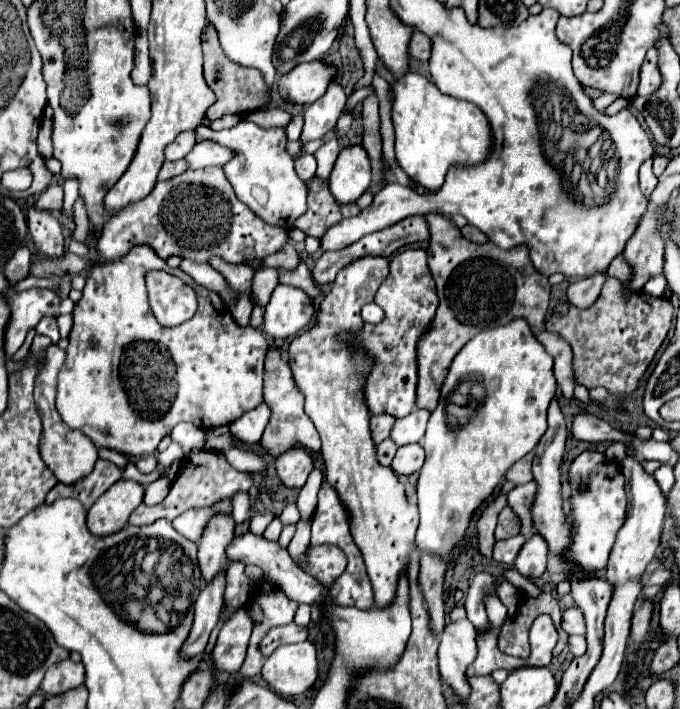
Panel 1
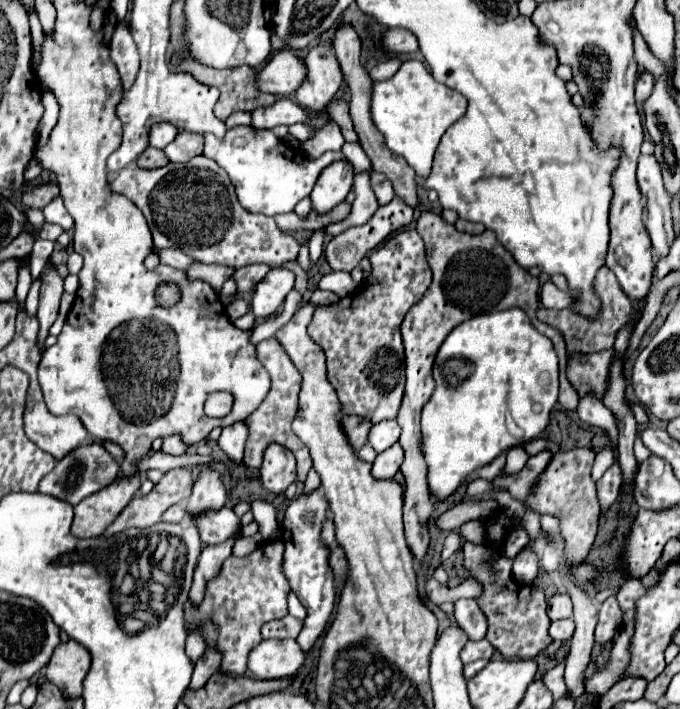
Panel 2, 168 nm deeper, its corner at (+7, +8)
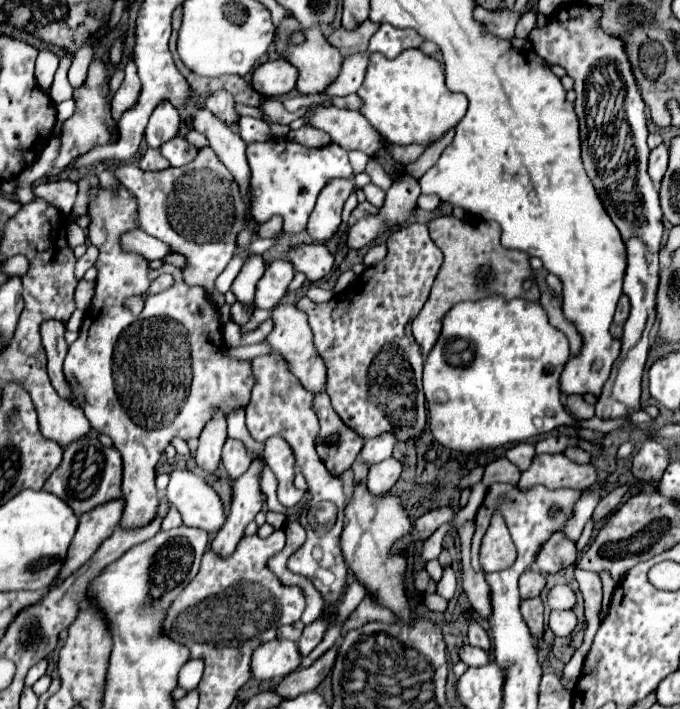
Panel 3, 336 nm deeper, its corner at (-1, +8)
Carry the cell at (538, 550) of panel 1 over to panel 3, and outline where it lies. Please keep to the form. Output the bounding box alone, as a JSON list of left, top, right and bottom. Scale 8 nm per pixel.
[520,572,546,598]

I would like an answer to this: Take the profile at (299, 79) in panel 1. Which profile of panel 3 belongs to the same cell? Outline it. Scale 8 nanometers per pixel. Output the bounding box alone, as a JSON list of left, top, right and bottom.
[252,58,298,98]

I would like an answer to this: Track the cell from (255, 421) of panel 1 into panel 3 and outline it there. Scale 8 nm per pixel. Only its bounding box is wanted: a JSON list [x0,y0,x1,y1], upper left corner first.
[222,438,250,480]

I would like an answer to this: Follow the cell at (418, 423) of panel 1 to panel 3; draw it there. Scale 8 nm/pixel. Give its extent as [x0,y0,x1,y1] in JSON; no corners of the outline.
[360,432,396,464]

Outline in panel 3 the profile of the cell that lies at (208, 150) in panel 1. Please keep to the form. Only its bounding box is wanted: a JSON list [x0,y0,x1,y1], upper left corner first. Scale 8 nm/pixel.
[160,136,198,166]

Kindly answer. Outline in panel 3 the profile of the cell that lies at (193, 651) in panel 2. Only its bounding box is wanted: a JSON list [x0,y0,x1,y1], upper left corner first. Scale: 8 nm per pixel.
[178,660,204,692]

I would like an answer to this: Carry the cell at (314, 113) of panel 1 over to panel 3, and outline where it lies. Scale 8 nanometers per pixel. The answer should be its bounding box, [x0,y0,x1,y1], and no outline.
[274,14,342,94]

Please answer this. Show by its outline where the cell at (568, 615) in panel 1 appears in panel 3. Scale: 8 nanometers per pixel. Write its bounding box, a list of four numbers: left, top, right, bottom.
[546,586,576,610]

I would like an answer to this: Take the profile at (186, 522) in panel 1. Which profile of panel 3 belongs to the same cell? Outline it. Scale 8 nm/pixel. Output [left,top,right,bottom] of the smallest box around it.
[160,508,182,530]

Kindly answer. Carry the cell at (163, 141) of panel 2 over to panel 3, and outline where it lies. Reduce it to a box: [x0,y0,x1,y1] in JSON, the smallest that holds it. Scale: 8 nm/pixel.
[144,102,180,148]

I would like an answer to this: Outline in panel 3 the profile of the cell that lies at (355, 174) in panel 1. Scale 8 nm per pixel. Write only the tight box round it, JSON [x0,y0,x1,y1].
[308,180,352,242]

